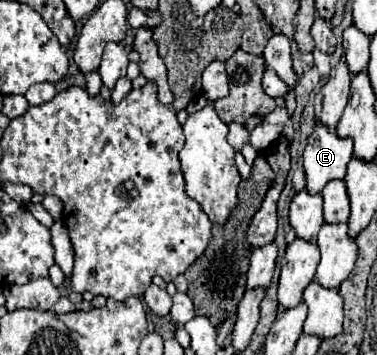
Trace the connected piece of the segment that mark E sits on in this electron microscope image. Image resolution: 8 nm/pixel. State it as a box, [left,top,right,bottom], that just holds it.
[303,124,353,194]

